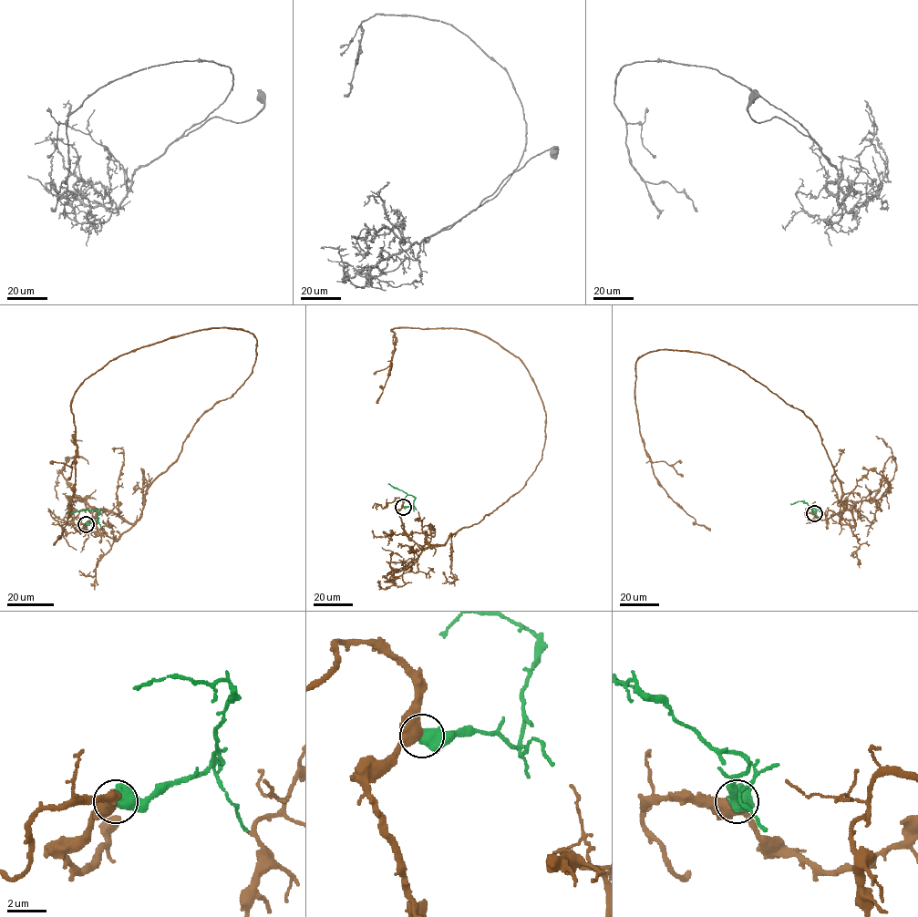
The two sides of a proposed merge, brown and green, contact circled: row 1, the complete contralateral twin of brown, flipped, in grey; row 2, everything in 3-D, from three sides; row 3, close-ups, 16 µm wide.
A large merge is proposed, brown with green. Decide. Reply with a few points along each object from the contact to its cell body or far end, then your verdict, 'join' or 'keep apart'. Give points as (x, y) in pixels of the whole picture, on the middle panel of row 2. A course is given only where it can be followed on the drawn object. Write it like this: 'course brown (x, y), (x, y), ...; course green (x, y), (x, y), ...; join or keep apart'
course brown (403, 507), (422, 549), (479, 521), (535, 469), (546, 412), (524, 364), (467, 329), (392, 329), (376, 403); course green (403, 507), (412, 508), (414, 497), (387, 484); join

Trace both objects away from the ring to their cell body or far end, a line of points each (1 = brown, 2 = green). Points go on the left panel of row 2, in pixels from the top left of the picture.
1: (86, 524), (98, 509), (139, 518), (196, 421), (252, 372), (254, 336), (201, 330), (87, 377), (53, 545)
2: (86, 524), (97, 519), (98, 510), (67, 512)

